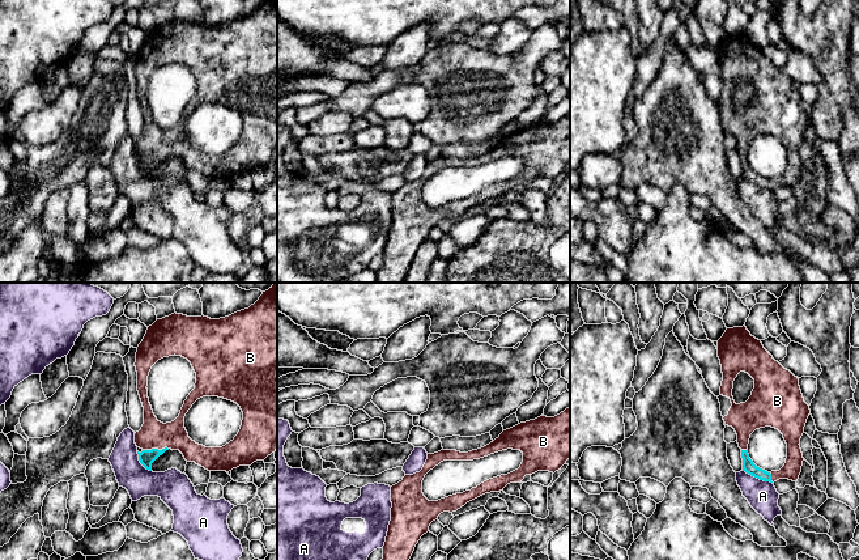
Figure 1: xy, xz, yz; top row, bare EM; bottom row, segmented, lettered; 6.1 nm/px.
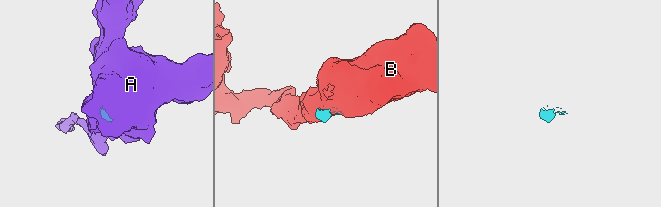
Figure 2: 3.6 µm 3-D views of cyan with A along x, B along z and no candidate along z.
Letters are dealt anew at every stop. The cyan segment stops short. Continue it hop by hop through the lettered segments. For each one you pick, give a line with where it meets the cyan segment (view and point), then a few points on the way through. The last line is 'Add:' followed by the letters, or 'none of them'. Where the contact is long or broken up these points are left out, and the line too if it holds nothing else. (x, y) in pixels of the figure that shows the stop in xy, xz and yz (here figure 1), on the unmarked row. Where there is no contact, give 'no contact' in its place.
B: xy (154, 156)
Add: B

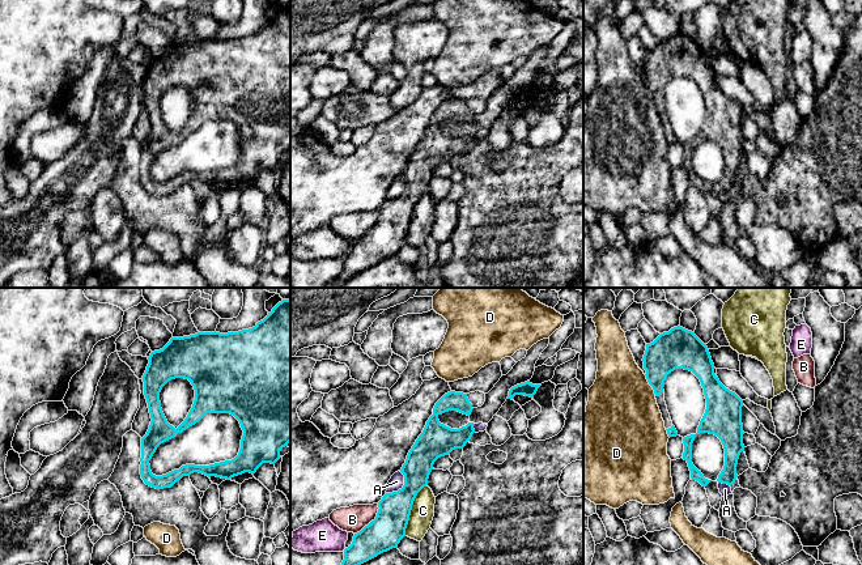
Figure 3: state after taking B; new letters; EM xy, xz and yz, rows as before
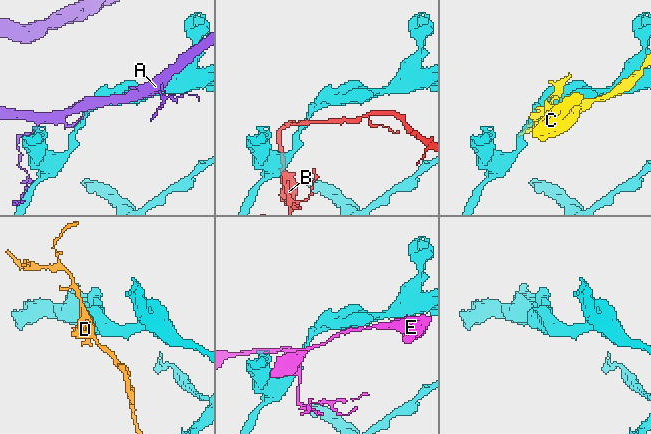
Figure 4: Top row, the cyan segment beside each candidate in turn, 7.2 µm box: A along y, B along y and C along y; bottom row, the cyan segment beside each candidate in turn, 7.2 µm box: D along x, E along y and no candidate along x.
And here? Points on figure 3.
Add: none of them

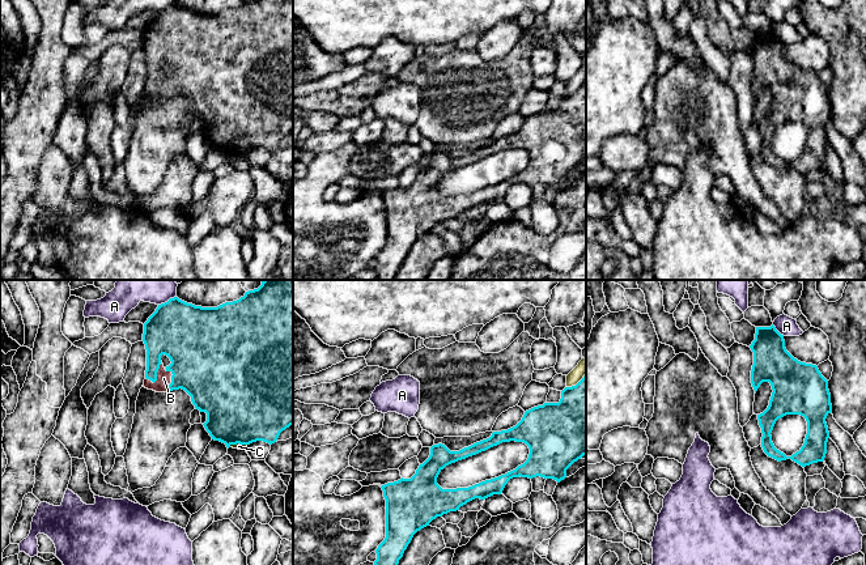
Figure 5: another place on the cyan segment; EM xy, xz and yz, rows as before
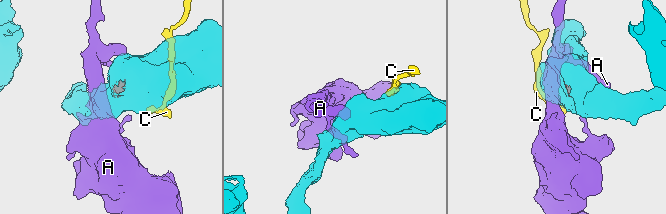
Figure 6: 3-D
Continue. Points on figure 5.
B: xy (156, 80) | across xy (195, 72), (162, 58), (156, 80), (164, 85)
Add: B

